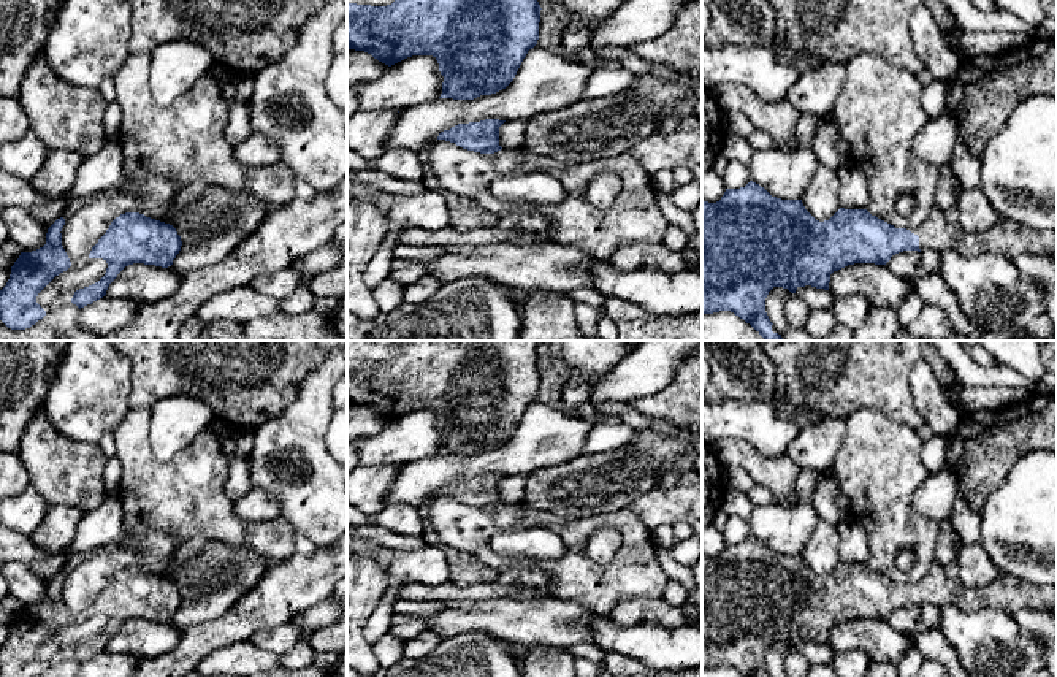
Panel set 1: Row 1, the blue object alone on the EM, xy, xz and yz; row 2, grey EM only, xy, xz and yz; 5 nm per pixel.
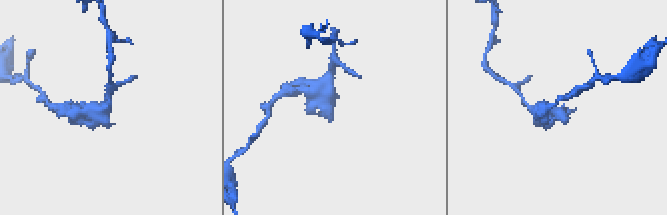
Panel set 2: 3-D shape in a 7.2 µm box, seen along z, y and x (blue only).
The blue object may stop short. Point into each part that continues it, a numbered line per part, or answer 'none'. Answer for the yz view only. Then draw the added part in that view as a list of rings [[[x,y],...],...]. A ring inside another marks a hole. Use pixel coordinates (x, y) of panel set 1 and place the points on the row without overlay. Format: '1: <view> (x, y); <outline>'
1: yz (1007, 593); [[[935,561],[927,574],[910,587],[919,591],[921,606],[933,604],[940,609],[946,606],[956,606],[967,612],[995,609],[1013,617],[1024,609],[1043,612],[1057,609],[1057,585],[1035,585],[1000,574],[984,588],[965,588],[959,580],[951,580],[944,568]]]

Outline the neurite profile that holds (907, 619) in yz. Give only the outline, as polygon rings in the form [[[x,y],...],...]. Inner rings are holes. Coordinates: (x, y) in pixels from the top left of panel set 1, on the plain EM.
[[[918,606],[899,607],[892,610],[886,620],[906,636],[916,636],[929,629],[921,618],[921,610]]]

